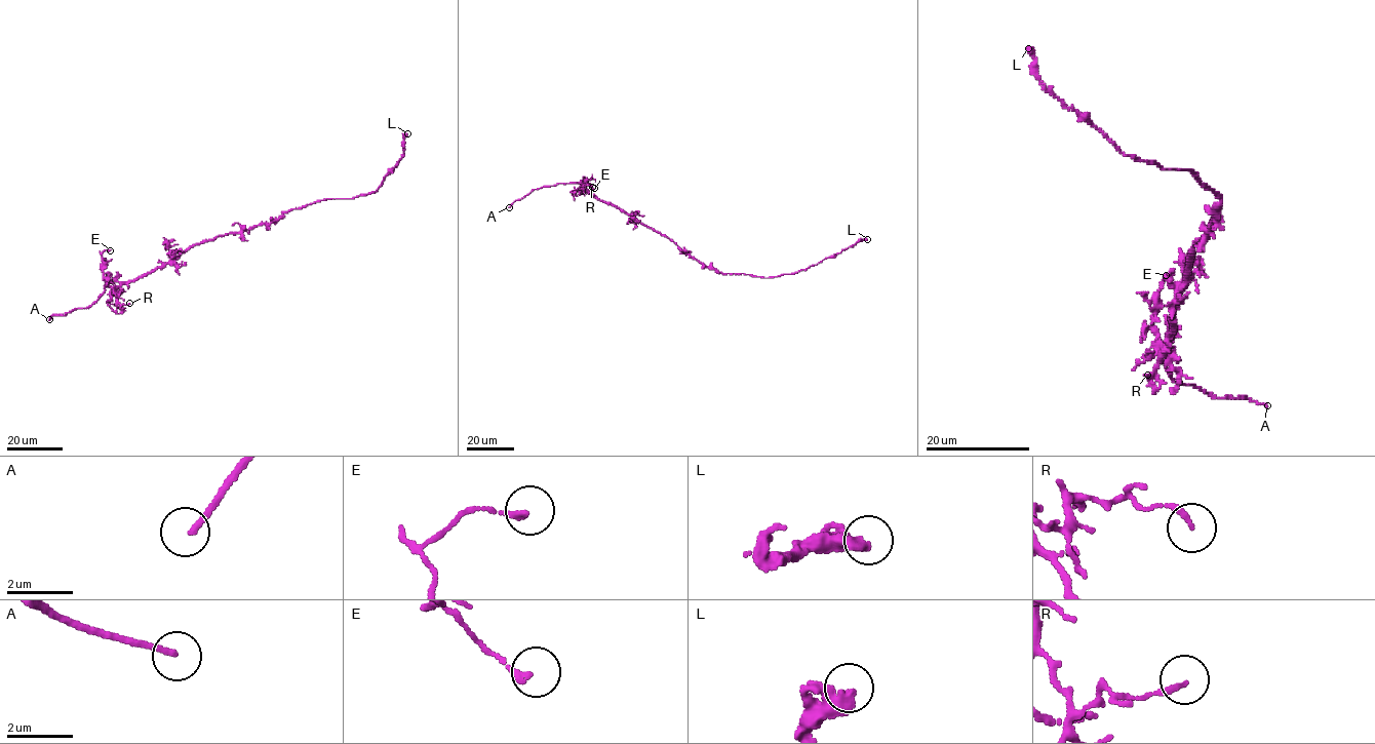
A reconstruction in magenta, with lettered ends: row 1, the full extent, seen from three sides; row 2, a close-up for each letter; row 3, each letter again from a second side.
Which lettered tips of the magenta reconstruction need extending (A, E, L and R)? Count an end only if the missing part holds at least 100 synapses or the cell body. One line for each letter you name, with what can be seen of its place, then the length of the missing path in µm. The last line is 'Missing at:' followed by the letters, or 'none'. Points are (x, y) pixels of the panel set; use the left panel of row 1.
A: at (49, 319); about 30 µm are missing
Missing at: A

